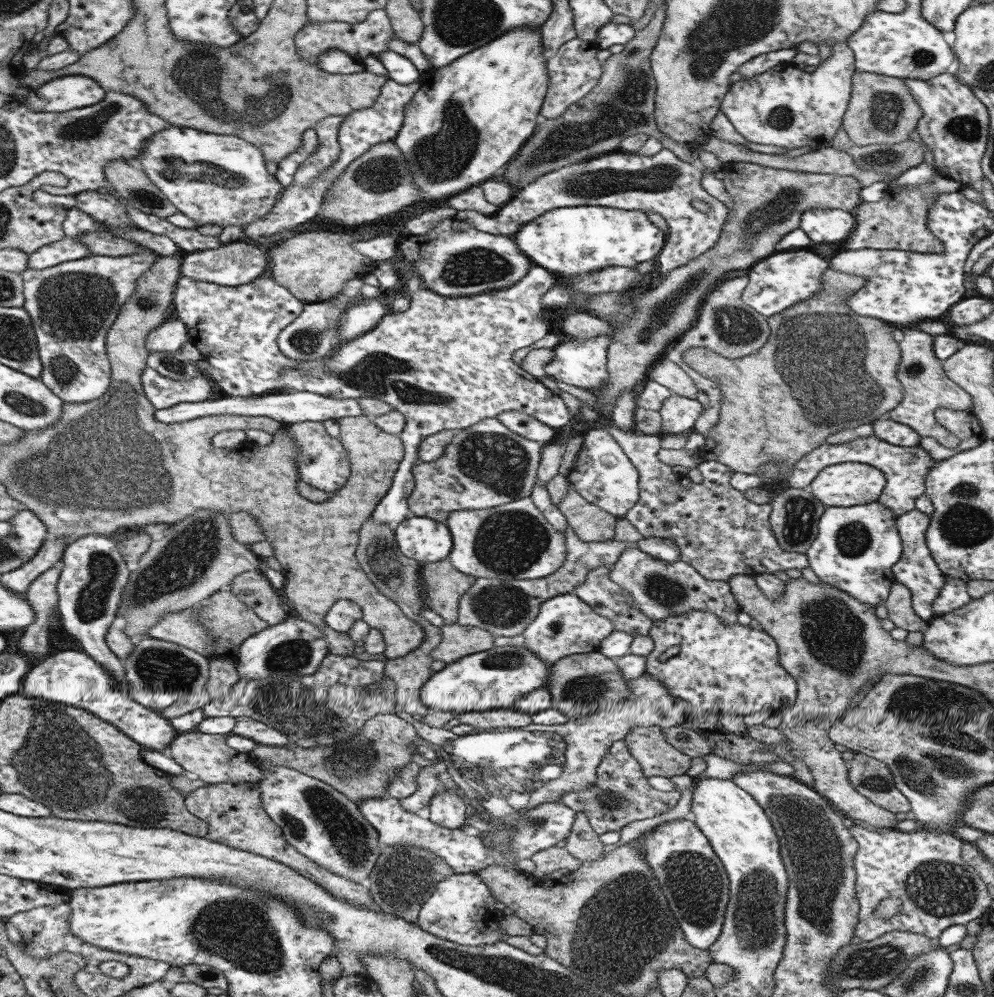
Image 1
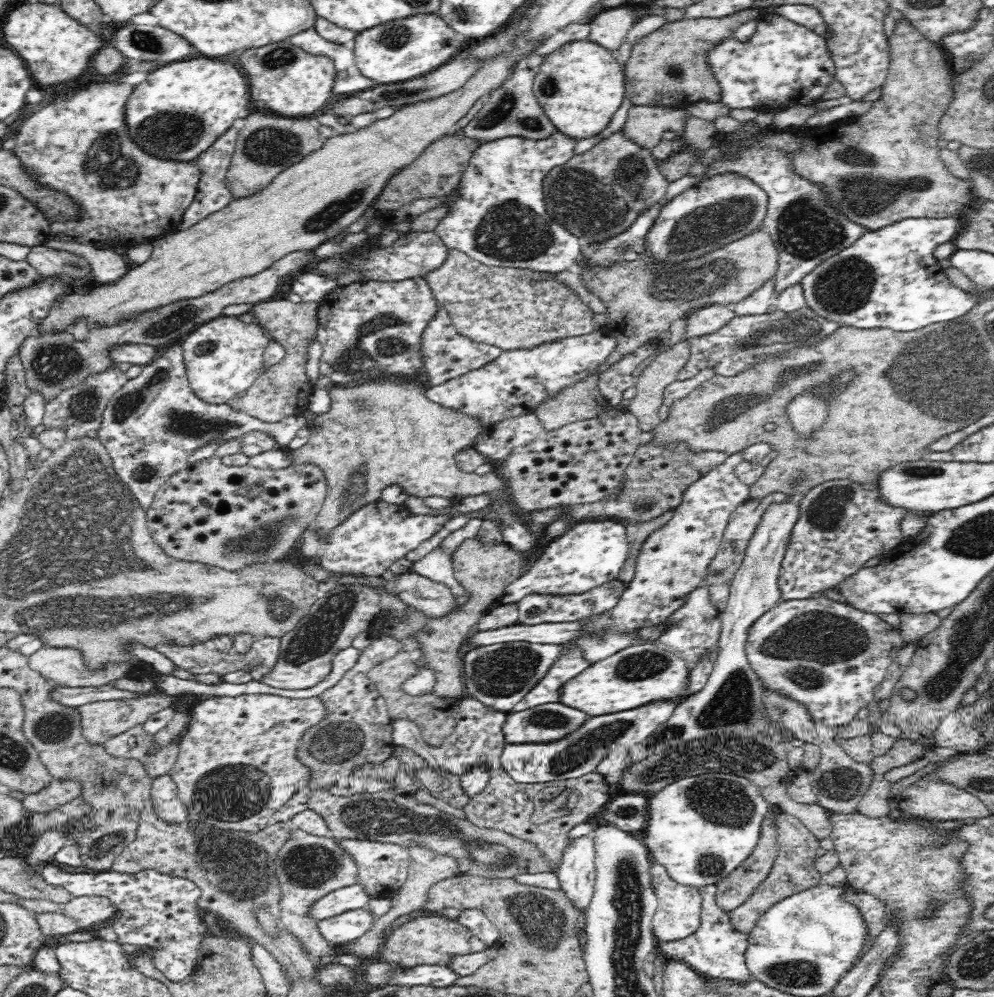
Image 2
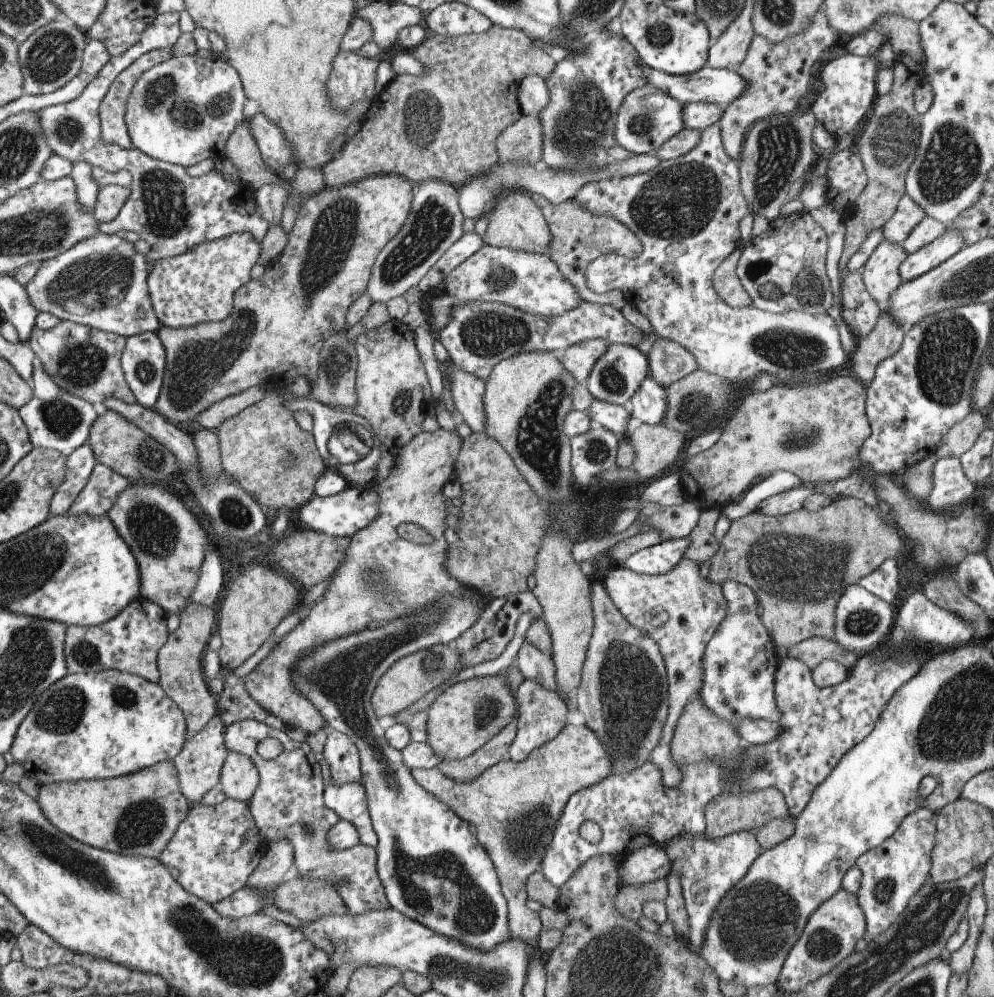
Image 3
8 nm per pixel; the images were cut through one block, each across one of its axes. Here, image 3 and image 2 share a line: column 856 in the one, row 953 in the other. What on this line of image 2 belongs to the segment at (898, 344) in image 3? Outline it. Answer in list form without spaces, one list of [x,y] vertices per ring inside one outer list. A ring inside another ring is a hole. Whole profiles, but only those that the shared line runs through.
[[[412,842],[408,846],[410,853],[409,870],[407,873],[406,883],[397,892],[392,894],[392,908],[388,914],[375,918],[374,924],[368,930],[368,933],[361,938],[352,941],[344,946],[344,953],[353,955],[356,958],[367,960],[381,952],[382,946],[385,944],[385,939],[388,936],[388,928],[396,924],[396,920],[401,916],[408,916],[412,912],[424,910],[423,907],[427,902],[427,894],[429,889],[445,879],[453,878],[458,874],[462,874],[461,868],[457,865],[457,859],[450,854],[434,854],[433,850]]]

